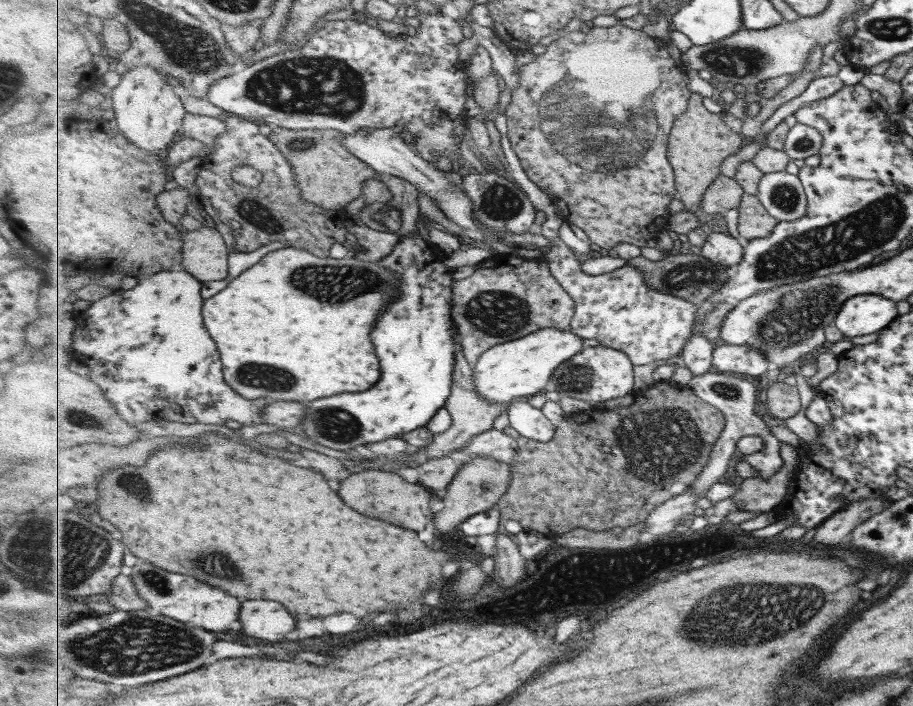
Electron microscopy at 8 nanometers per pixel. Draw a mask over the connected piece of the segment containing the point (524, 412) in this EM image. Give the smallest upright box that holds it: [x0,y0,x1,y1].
[507,399,557,442]

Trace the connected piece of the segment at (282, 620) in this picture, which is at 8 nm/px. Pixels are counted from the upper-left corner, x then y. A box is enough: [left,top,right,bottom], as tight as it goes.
[239,600,297,642]

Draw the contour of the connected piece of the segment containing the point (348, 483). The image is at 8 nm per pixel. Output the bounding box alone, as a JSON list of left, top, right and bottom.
[339,470,435,532]

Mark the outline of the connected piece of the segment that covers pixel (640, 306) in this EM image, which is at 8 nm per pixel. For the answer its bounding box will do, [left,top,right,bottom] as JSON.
[499,135,699,366]

